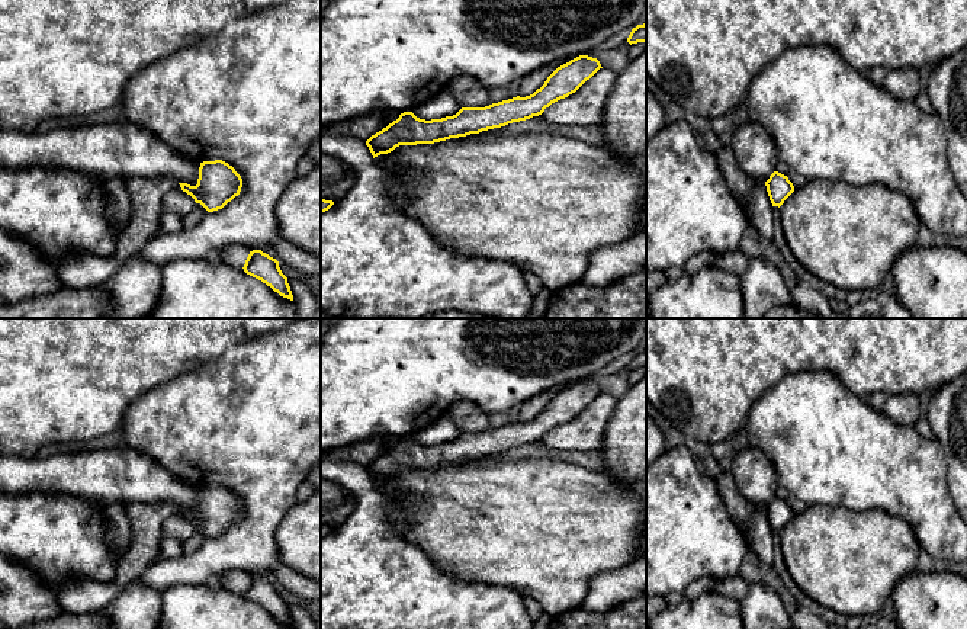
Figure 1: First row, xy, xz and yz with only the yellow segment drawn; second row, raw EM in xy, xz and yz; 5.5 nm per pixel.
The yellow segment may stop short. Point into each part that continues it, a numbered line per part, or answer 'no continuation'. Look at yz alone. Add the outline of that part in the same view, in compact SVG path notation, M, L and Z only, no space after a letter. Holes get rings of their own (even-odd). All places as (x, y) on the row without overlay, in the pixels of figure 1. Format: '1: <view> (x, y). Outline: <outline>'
no continuation

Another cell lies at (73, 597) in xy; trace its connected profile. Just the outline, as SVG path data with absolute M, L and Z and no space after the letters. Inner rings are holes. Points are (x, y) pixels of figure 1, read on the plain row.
M73 580L57 593L57 597L67 613L81 614L102 610L123 590L123 585L115 583Z

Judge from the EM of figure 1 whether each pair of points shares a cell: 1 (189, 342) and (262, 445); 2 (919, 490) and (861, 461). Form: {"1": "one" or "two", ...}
{"1": "two", "2": "one"}

